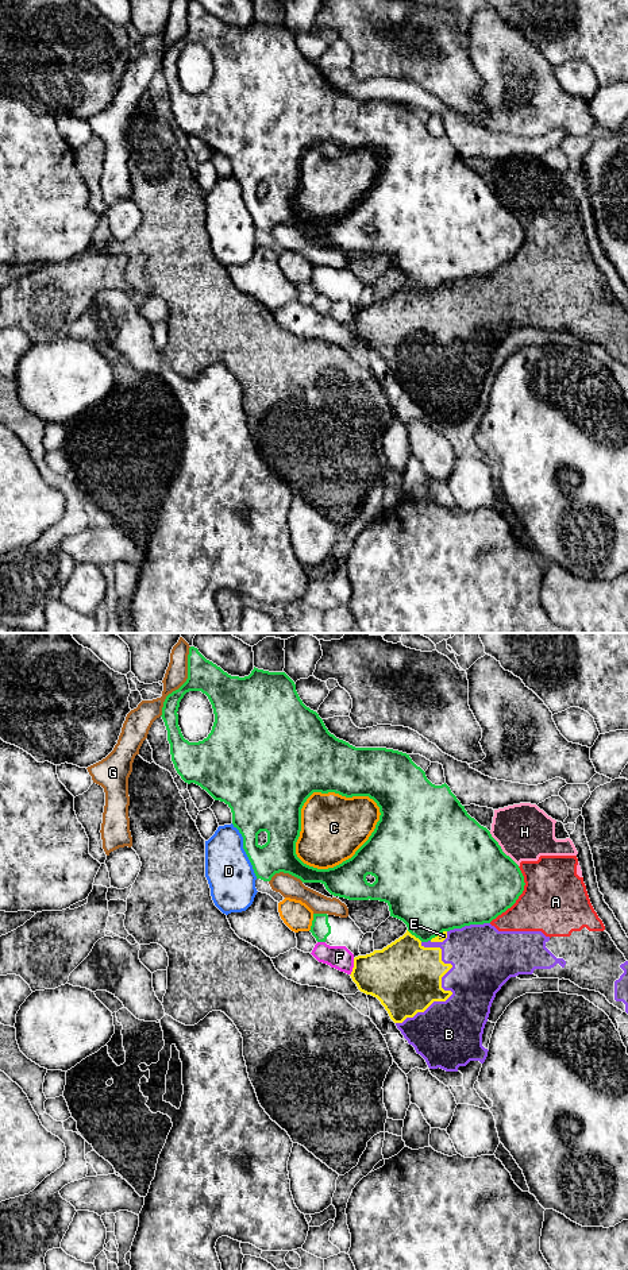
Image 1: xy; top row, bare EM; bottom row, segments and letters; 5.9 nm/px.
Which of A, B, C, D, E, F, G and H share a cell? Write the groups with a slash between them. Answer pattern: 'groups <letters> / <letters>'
groups A B E H / C / D / F / G

